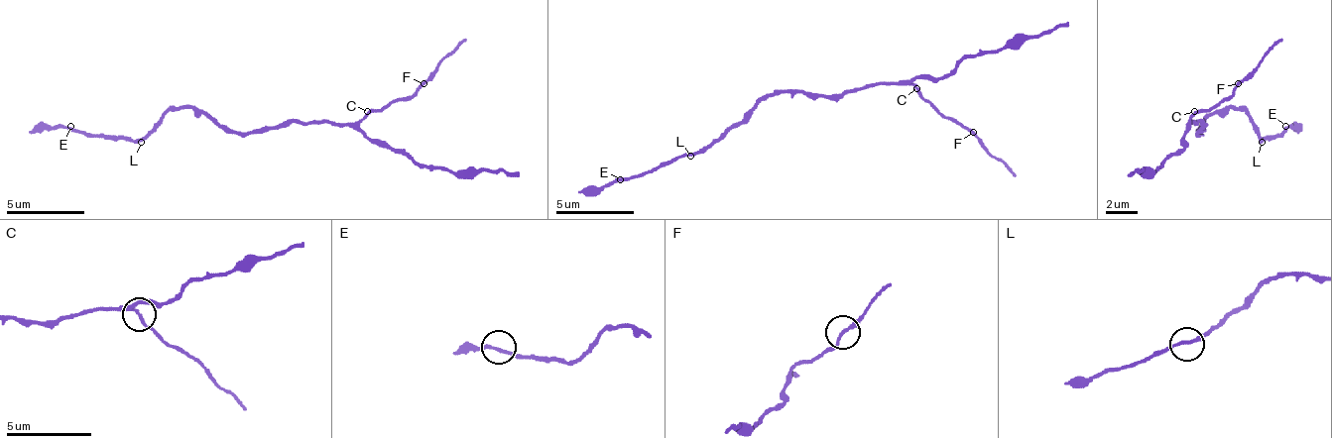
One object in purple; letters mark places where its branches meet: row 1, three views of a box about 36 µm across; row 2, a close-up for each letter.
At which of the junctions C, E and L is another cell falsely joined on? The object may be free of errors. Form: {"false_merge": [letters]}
{"false_merge": []}

